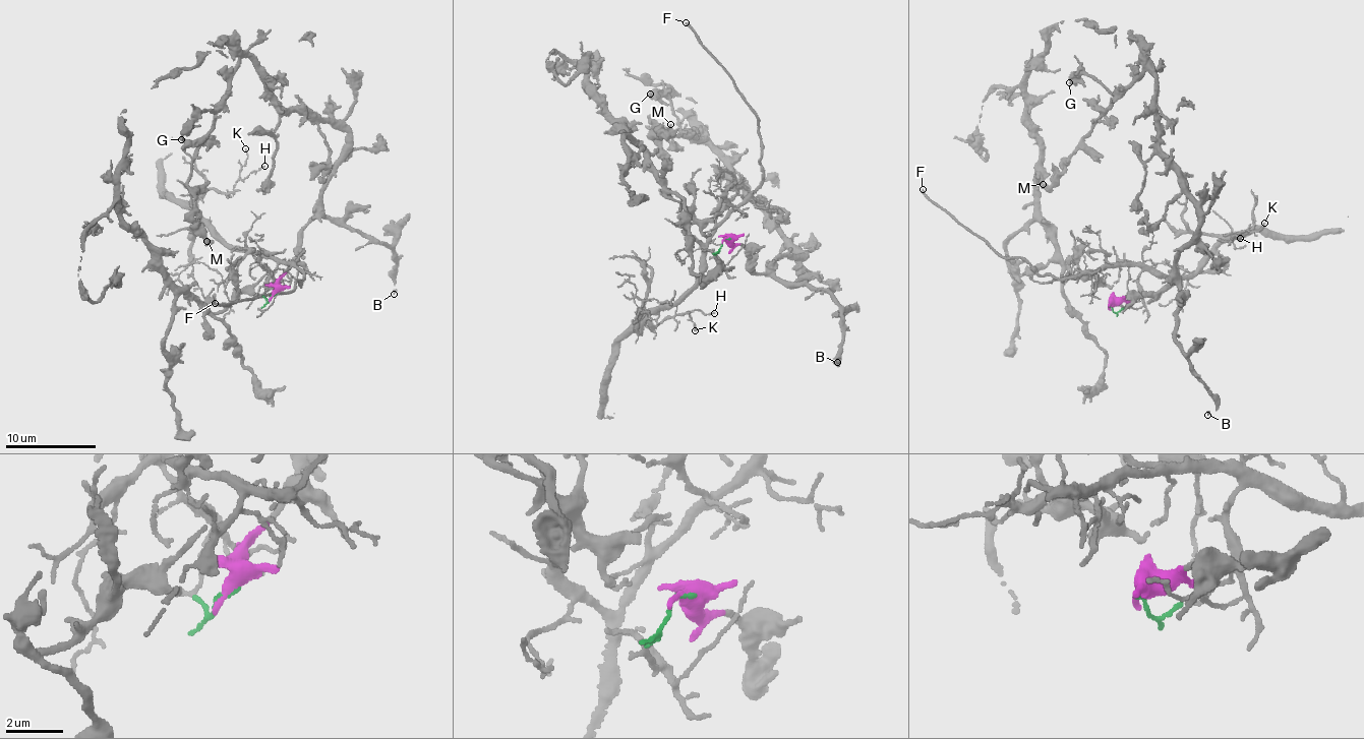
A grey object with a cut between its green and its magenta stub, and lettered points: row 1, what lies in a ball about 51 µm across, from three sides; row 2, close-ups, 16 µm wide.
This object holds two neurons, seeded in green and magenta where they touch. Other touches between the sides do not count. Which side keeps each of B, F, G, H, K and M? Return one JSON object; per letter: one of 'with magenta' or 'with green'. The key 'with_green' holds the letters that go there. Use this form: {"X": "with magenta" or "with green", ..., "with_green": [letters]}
{"B": "with magenta", "F": "with green", "G": "with magenta", "H": "with green", "K": "with green", "M": "with magenta", "with_green": ["F", "H", "K"]}

